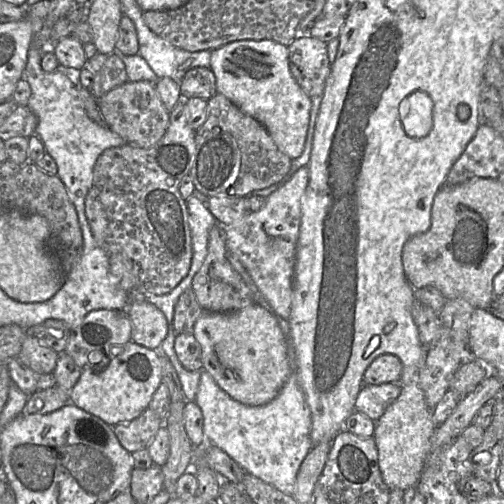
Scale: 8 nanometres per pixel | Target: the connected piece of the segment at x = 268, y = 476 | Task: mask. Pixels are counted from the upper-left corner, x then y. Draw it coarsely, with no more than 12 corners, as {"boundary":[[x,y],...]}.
{"boundary":[[201,370],[194,402],[207,442],[292,495],[313,448],[291,371],[261,406]]}

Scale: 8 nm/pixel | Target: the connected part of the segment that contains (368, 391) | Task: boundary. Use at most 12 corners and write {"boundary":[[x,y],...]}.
{"boundary":[[399,383],[363,385],[355,411],[377,421]]}

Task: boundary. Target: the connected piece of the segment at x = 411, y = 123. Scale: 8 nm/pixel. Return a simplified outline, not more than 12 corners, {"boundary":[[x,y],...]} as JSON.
{"boundary":[[415,91],[399,105],[410,137],[432,128],[433,101]]}

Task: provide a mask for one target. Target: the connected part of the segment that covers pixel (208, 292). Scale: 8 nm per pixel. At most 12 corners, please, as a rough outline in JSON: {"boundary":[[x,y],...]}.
{"boundary":[[226,228],[210,229],[191,288],[204,312],[254,303],[227,259]]}

